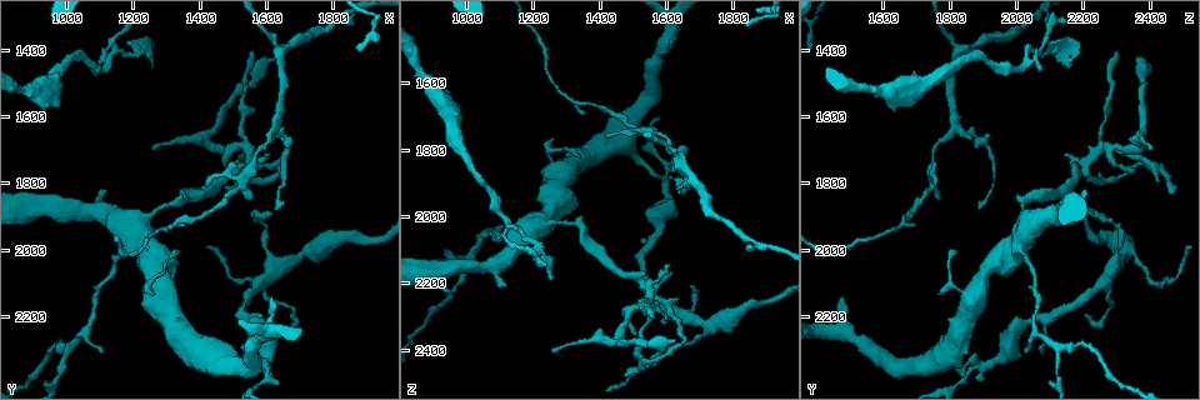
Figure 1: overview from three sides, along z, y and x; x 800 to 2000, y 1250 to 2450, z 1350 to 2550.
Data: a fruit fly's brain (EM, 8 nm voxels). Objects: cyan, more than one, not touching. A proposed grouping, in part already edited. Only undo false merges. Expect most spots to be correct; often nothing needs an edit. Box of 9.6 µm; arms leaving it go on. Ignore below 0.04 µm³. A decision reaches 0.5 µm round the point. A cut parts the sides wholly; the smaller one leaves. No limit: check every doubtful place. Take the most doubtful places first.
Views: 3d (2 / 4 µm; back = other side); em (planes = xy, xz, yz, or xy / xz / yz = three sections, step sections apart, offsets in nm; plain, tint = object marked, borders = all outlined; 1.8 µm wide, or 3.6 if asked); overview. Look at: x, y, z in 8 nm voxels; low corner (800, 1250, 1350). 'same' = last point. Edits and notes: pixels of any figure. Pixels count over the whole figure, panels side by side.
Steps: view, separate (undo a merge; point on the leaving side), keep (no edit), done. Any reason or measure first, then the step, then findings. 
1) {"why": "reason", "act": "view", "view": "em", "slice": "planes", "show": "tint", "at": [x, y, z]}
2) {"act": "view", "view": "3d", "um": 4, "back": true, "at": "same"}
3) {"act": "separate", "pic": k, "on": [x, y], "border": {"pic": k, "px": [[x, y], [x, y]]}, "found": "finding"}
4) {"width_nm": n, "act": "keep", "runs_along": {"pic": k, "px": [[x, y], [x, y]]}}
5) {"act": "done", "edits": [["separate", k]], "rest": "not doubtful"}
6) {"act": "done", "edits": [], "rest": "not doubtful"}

{"why": "three arms meet", "act": "view", "view": "em", "slice": "planes", "show": "tint", "at": [1600, 2350, 1890]}

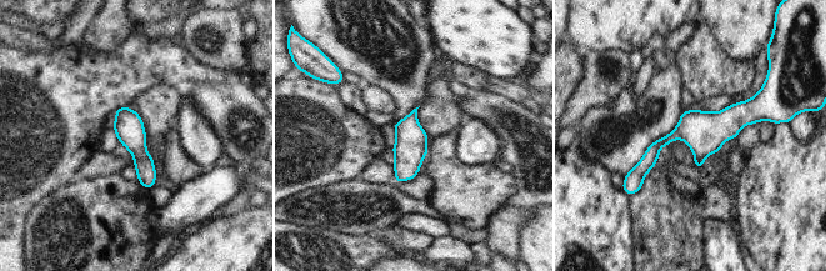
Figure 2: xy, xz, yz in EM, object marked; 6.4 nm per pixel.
{"width_nm": 190, "act": "keep", "found": "one neuron here"}

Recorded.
{"why": "abrupt turn", "act": "view", "view": "em", "slice": "yz", "step": 16, "show": "tint", "at": [1430, 1680, 2380]}

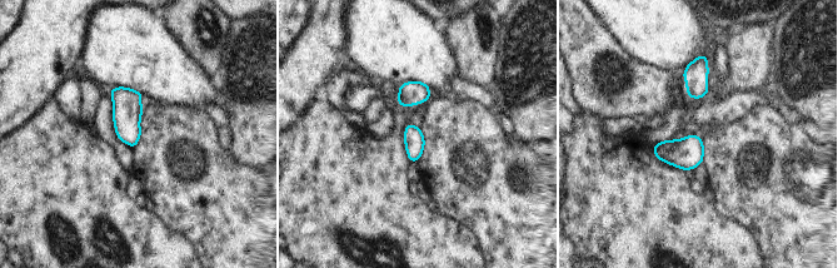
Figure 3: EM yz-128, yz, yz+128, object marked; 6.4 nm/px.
{"act": "keep", "found": "one neuron here"}

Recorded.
{"why": "sharp bend", "act": "view", "view": "em", "slice": "planes", "show": "tint", "at": [1550, 1700, 2230]}

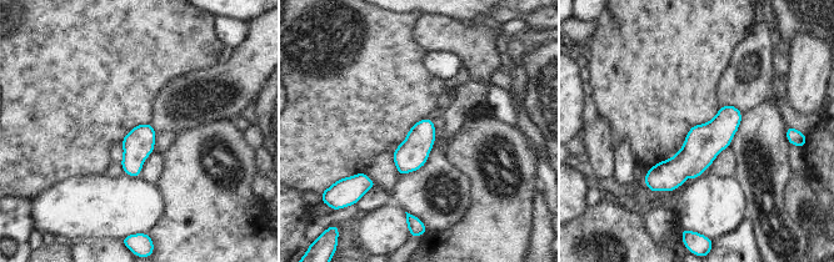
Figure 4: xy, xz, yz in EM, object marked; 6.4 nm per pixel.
{"width_nm": 190, "act": "keep", "runs_along": {"pic": 4, "px": [[738, 115], [653, 187]]}, "found": "continuous, no second neuron"}

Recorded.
{"why": "three-way junction", "act": "view", "view": "em", "um": 3.6, "slice": "xz", "step": 8, "show": "tint", "at": [1650, 1400, 1830]}

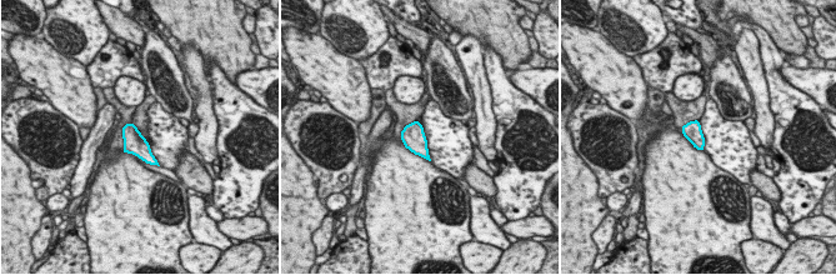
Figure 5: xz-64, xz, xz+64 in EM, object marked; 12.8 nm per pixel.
{"act": "view", "view": "em", "um": 3.6, "slice": "planes", "show": "tint", "at": "same"}

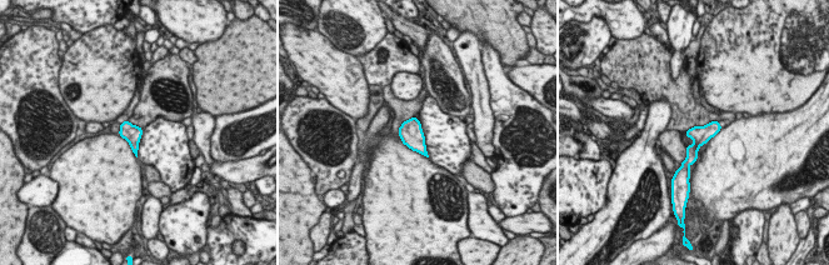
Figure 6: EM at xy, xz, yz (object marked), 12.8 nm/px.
{"act": "keep", "runs_along": {"pic": 6, "px": [[715, 124], [698, 141], [685, 164]]}, "found": "continuous, no second neuron"}

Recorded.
{"act": "done", "edits": [], "rest": "not doubtful"}

